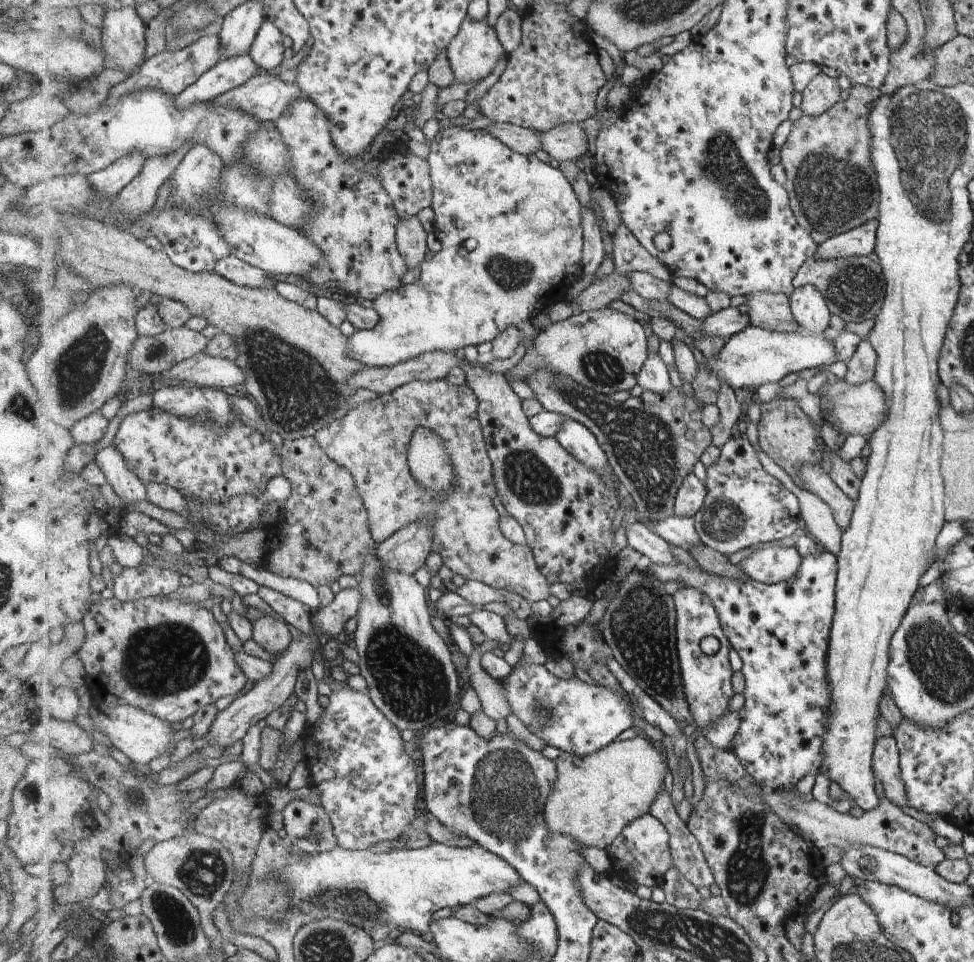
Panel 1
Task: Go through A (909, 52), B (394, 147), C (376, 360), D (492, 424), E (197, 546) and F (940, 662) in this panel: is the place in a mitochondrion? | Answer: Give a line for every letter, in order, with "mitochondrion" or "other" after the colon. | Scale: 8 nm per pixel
A: other
B: other
C: other
D: other
E: other
F: mitochondrion

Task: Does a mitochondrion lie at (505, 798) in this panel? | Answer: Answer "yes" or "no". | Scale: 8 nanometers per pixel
yes

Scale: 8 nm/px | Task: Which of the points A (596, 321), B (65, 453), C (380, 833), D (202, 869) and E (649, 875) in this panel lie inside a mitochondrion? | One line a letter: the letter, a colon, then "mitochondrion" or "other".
A: other
B: other
C: other
D: mitochondrion
E: other

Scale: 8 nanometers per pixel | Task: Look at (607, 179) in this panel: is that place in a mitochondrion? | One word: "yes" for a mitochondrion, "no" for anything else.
no

